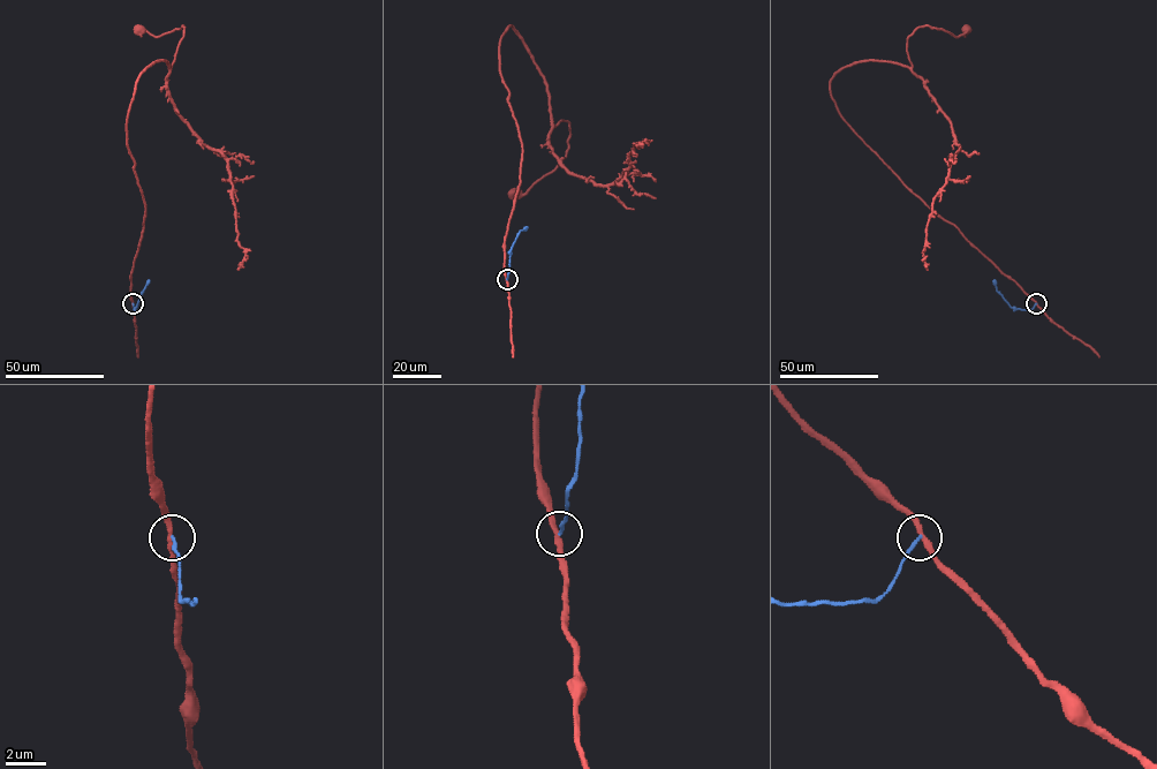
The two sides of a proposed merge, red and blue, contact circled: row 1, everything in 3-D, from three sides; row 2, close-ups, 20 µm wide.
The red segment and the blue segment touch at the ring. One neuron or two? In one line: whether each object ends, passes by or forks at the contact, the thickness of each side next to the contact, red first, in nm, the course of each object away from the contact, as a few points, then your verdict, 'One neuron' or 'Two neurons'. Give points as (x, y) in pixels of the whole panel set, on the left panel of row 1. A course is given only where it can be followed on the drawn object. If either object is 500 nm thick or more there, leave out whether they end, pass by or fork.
At the ring red passes by. At the ring blue ends. Thickness 280 nm (red) against 160 nm. Course of red: (133, 303), (145, 203), (127, 117), (140, 75), (154, 61), (171, 67), (184, 28), (158, 36), (138, 29). Course of blue: (133, 303), (134, 310), (149, 279). Two neurons

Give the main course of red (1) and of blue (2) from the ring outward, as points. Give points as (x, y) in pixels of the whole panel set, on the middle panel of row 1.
1: (507, 279), (522, 143), (500, 73), (509, 25), (552, 125), (571, 134), (559, 164), (514, 193)
2: (507, 279), (512, 247), (520, 231), (527, 228)

